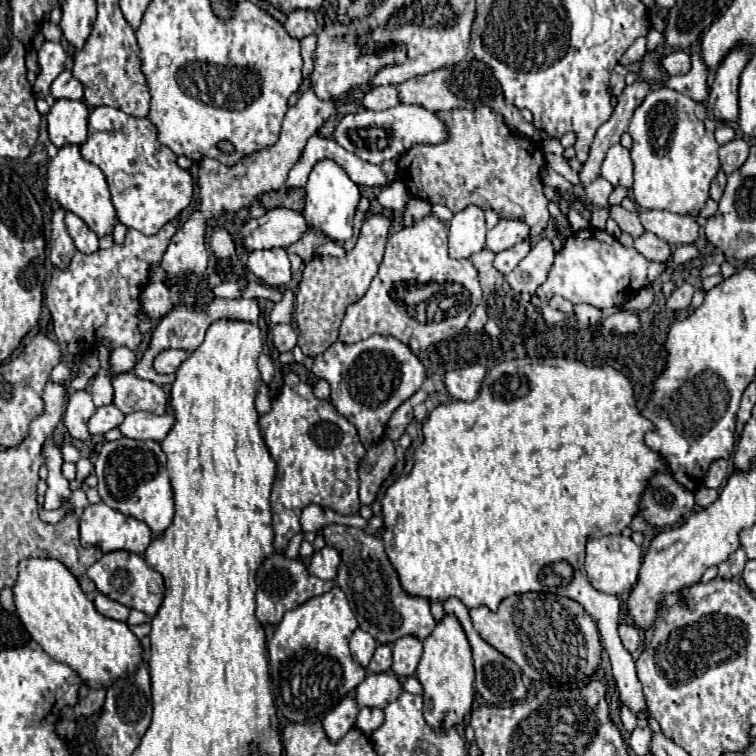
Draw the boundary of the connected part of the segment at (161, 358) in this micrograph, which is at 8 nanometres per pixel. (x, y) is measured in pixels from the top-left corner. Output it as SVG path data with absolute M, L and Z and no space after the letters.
M181 350L161 352L157 356L157 360L153 360L153 368L157 374L173 374L187 356L189 356L189 352L181 352Z

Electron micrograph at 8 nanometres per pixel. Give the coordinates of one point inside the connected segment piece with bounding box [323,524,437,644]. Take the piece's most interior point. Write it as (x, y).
(383, 608)

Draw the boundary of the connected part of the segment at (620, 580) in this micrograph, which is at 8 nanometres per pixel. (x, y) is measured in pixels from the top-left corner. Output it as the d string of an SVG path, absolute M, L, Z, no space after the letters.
M601 536L587 542L585 572L591 586L605 594L623 596L637 584L637 574L641 568L641 546L637 546L627 536Z

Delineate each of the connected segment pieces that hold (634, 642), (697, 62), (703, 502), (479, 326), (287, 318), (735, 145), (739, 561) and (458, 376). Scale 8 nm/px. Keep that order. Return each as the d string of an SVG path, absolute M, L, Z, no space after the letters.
M625 622L619 624L619 636L621 636L621 642L623 646L629 650L629 652L635 652L637 646L639 646L639 630L635 626L629 626Z
M691 52L691 70L685 76L669 76L665 86L689 96L695 102L705 102L707 94L709 94L709 74L705 64L701 64L701 54L699 52Z
M701 488L697 494L695 494L695 502L699 504L699 506L709 506L711 502L715 502L717 500L717 490L713 490L713 488Z
M477 306L477 308L475 308L475 312L471 314L469 322L467 322L467 328L469 328L469 330L473 330L473 332L477 332L477 330L483 330L485 322L487 322L487 312L485 312L485 308L483 308L483 306Z
M291 288L283 290L283 300L279 304L275 304L275 308L271 310L271 322L291 322L293 320L293 302L295 302L295 292Z
M735 138L729 144L723 144L719 148L721 168L725 170L725 174L731 174L737 168L741 168L745 164L747 156L749 156L749 144L743 138Z
M739 548L725 562L719 564L719 578L737 578L743 572L745 562L747 562L747 556L745 556L743 548Z
M481 364L467 366L463 370L453 370L445 374L447 392L455 400L475 400L481 388L481 380L485 376L485 368Z

